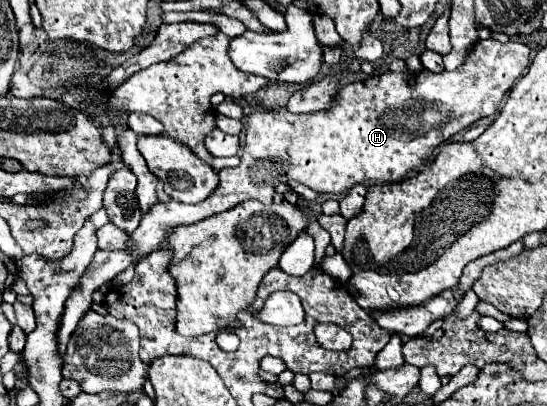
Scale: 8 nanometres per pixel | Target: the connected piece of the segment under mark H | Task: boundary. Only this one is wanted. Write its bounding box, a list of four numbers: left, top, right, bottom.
[58,38,530,354]

